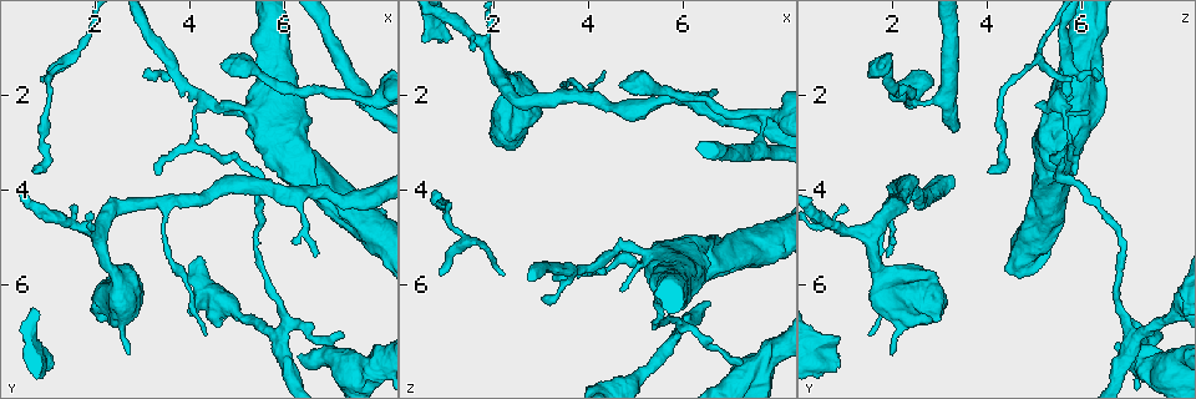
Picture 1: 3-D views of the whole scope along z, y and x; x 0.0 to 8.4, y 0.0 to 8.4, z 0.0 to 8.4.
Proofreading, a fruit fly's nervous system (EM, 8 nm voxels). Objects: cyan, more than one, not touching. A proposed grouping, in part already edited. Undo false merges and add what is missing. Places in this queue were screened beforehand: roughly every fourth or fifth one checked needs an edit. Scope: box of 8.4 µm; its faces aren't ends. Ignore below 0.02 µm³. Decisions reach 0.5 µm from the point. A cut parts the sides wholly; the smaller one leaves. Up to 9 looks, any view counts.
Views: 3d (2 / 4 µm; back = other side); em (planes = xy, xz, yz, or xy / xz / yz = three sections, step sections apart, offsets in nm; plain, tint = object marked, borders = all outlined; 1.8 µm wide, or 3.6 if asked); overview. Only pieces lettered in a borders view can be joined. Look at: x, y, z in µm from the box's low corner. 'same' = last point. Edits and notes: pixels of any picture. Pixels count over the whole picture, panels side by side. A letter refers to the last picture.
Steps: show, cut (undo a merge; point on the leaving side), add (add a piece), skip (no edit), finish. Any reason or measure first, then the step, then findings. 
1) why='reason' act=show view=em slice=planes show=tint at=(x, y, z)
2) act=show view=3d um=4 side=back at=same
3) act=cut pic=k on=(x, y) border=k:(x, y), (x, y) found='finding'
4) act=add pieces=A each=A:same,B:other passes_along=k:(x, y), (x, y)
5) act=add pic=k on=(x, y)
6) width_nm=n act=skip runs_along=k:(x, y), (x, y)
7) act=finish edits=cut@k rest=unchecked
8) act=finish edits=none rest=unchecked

why='sharp bend' act=show view=3d um=4 at=(6.00, 6.85, 6.95)

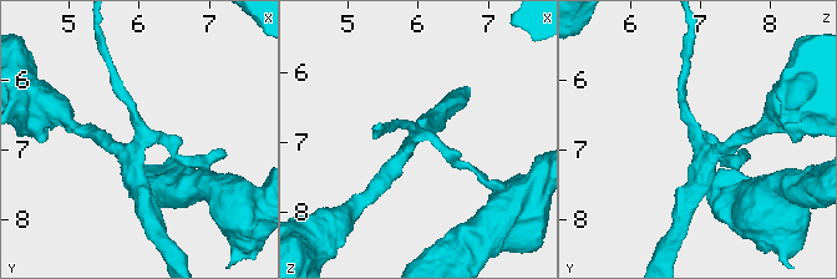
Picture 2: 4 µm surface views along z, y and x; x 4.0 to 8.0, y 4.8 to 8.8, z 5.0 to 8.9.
why='shape alone is not enough' act=show view=em slice=xy step=16 show=borders at=(6.00, 6.80, 6.90)

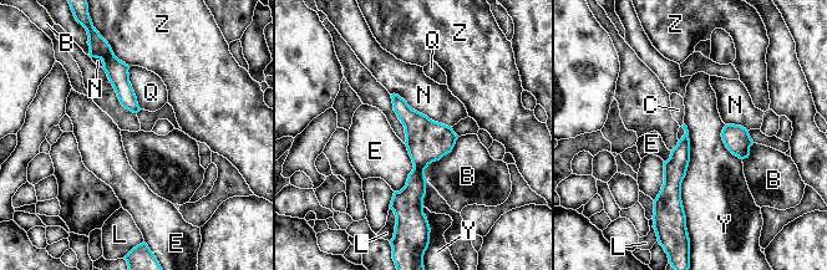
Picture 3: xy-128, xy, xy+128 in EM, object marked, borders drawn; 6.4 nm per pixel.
act=skip each=B:other,C:other,E:other,L:other,N:other,Q:other,Y:other,Z:other border=3:(405, 143), (412, 171), (395, 192) found='one neuron here'

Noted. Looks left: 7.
why='thick turns thin' act=show view=3d um=2 at=(7.75, 2.15, 2.40)

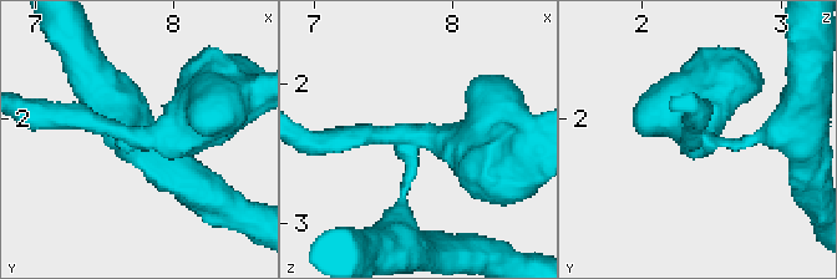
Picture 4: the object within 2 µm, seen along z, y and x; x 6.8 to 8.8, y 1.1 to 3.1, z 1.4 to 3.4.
arms=3 arm_widths_nm=190,280,500 why='now the EM' act=show view=em slice=planes show=borders at=(7.76, 2.12, 2.36)

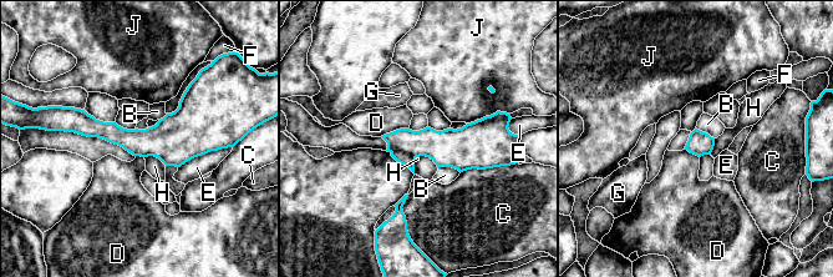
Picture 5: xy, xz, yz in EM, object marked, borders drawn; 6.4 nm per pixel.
width_nm=150 act=cut pic=5 on=(441, 146) each=B:other,C:other,D:other,E:other,F:other,G:other,H:other,J:other part_leaving=5:(66, 126), (126, 139), (214, 134) found='a second neuron is stuck on'

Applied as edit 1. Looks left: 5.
why='sudden change in width' act=show view=3d um=4 at=(4.30, 3.10, 5.75)

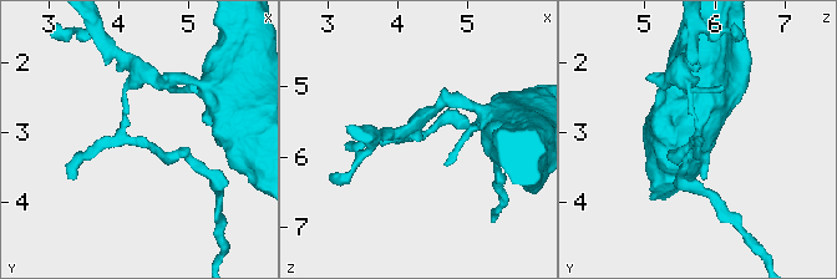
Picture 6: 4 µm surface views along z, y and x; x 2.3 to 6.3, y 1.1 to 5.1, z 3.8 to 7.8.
act=show view=em um=3.6 slice=xz step=16 show=tint at=(4.30, 3.10, 5.75)

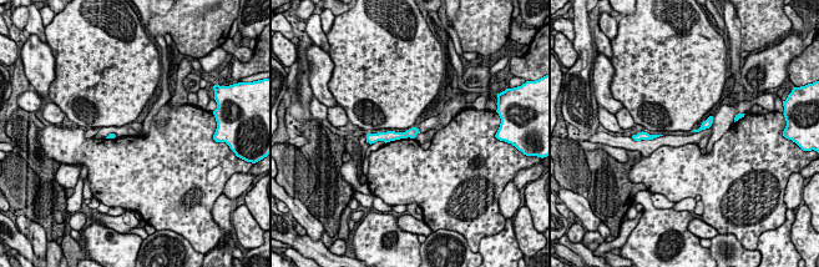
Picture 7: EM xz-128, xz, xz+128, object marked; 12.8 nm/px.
act=show view=em um=3.6 slice=xy step=4 show=borders at=same

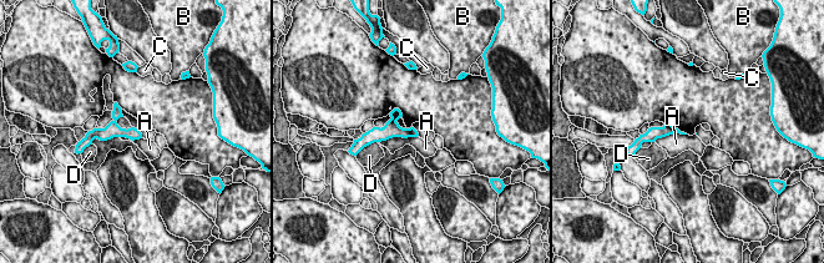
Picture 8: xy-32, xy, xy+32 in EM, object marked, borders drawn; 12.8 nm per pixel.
width_nm=30 act=cut pic=8 on=(392, 129) each=A:other,B:other,C:other,D:other part_leaving=8:(96, 132), (137, 135) found='a second neuron is stuck on'

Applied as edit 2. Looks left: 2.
act=finish edits=cut@5,cut@8 rest=unchecked

